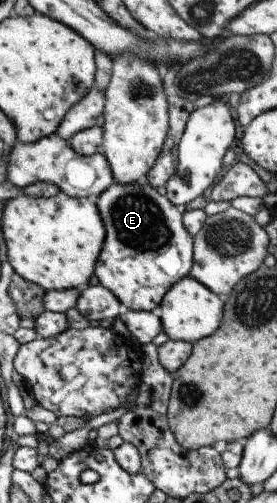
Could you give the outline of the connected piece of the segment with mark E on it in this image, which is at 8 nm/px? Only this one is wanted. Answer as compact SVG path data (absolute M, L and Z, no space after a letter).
M140 179L133 184L120 185L116 183L110 184L106 191L102 195L95 197L94 202L96 205L100 205L100 217L104 217L104 229L108 229L108 241L103 241L104 253L100 253L100 265L96 265L96 279L98 283L108 289L108 291L116 297L122 309L132 310L133 312L150 312L151 309L158 306L166 293L166 290L177 281L180 281L183 277L189 275L189 269L192 265L193 260L193 237L189 236L189 233L184 229L181 222L181 208L177 208L172 205L172 202L168 201L165 195L159 195L156 190L147 182L146 179Z

